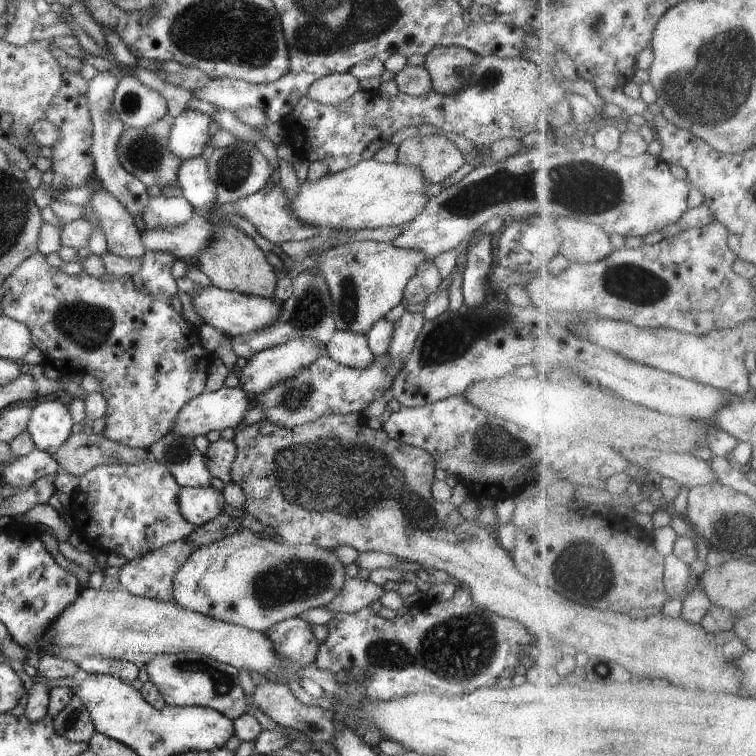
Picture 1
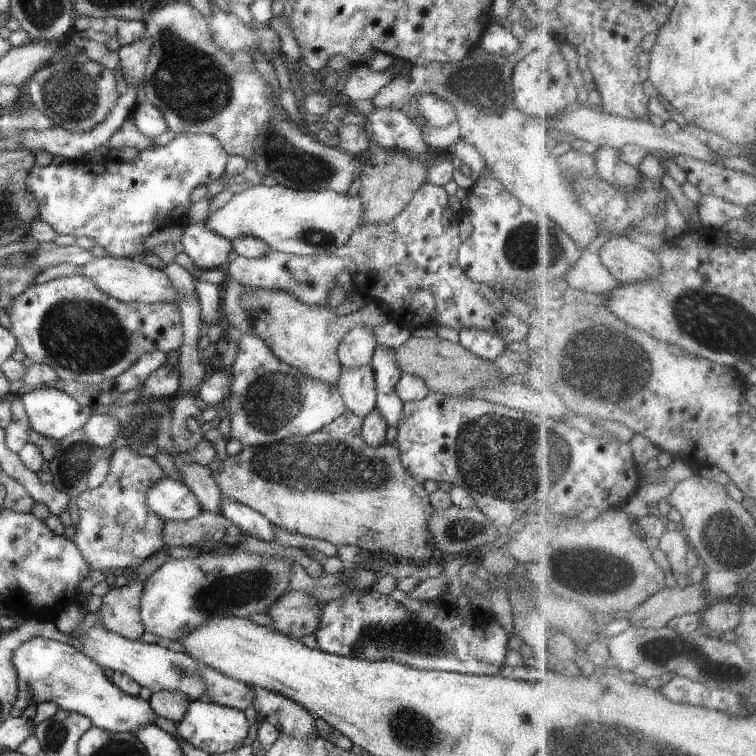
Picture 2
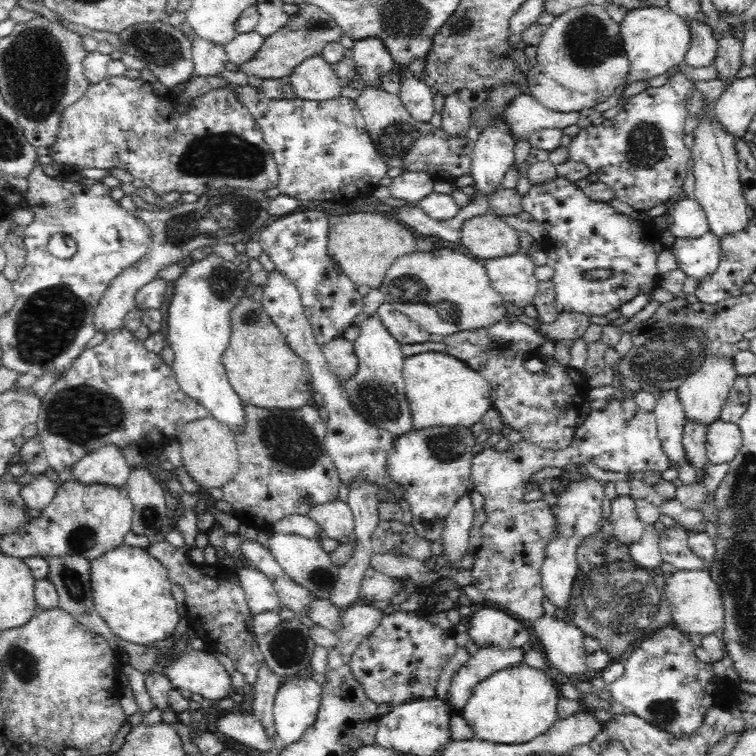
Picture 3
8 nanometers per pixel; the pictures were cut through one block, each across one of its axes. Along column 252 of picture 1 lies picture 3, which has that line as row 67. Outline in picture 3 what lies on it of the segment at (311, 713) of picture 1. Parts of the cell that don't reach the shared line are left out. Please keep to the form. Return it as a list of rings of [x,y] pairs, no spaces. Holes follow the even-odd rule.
[[[693,21],[689,23],[692,43],[684,62],[692,68],[704,68],[713,64],[717,56],[718,40],[708,24]]]

